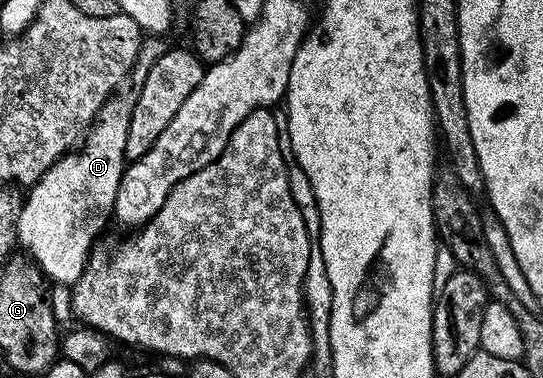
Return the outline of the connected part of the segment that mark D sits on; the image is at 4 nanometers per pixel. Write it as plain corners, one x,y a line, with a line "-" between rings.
117,92
106,100
106,104
99,110
98,116
79,148
69,151
57,160
38,181
29,187
26,197
23,199
16,237
19,245
21,247
24,245
25,251
23,250
23,253
28,255
35,265
39,266
41,273
49,281
54,280
60,284
66,284
66,286
75,285
88,263
88,256
95,245
94,240
108,220
110,222
113,217
118,186
128,163
125,152
126,136
129,135
132,110
136,103
135,93
124,93

